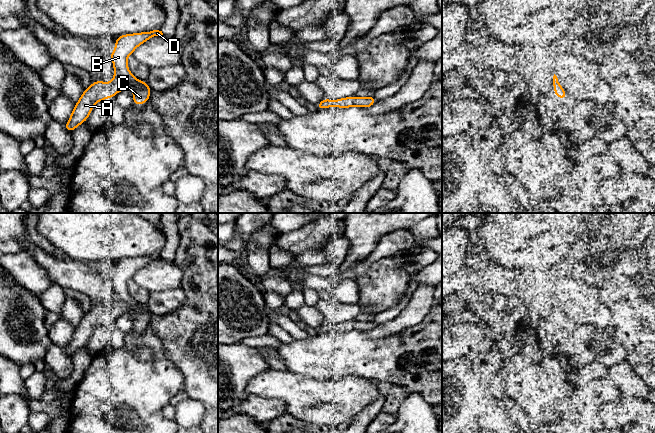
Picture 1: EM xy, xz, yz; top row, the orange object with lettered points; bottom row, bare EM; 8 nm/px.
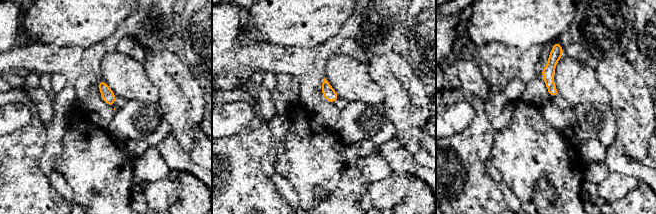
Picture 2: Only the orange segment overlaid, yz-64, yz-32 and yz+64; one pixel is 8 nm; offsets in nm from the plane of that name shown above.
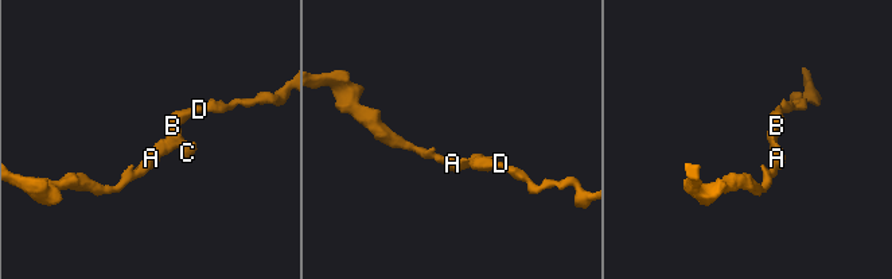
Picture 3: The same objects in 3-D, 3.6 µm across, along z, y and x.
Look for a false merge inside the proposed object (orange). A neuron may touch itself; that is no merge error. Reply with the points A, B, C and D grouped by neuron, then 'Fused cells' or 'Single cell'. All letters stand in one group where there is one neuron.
Groups: A B C D. Single cell

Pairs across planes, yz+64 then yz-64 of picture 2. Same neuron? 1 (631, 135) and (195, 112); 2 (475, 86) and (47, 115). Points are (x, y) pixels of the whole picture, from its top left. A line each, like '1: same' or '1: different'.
1: same
2: same

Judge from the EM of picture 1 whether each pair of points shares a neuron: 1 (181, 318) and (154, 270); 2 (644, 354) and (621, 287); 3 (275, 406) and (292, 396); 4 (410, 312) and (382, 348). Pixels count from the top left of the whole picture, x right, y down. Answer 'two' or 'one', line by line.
1: two
2: one
3: two
4: two

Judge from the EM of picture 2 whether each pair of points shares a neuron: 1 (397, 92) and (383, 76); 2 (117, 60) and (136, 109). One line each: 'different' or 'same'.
1: same
2: different

